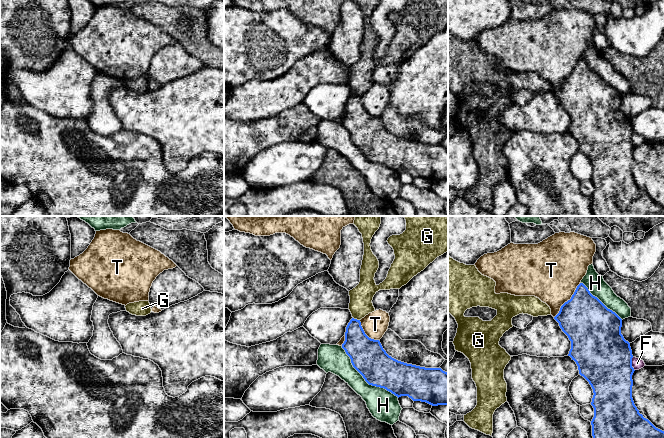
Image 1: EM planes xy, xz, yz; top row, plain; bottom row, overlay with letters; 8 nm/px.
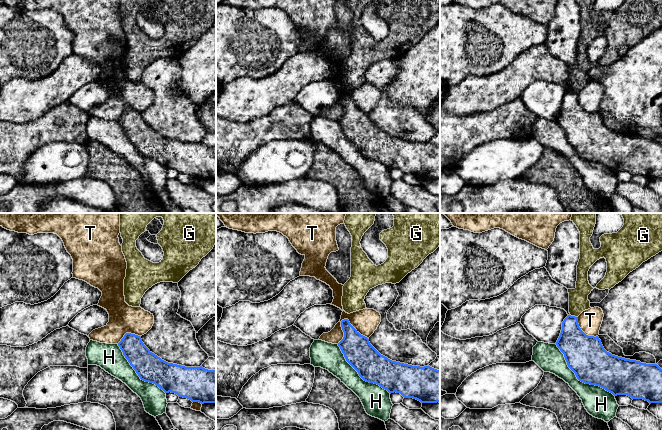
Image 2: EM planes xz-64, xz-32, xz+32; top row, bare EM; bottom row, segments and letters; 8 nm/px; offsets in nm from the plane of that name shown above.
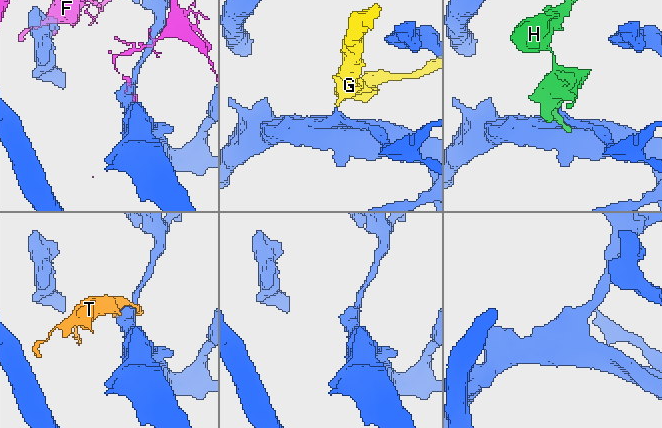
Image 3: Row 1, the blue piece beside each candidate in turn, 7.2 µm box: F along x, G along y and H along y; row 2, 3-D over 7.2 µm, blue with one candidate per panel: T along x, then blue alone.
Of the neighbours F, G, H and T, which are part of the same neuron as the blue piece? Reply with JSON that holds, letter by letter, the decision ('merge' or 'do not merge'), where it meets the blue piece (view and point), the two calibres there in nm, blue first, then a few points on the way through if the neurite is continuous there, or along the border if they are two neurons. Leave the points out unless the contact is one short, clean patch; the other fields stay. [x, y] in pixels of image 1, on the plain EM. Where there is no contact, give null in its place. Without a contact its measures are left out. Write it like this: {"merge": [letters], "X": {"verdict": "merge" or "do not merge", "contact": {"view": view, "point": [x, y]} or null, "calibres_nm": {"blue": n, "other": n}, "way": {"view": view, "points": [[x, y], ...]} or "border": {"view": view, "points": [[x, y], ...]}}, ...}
{"merge": [], "F": {"verdict": "do not merge", "contact": {"view": "yz", "point": [631, 140]}, "calibres_nm": {"blue": 440, "other": 90}}, "G": {"verdict": "do not merge", "contact": {"view": "xz", "point": [356, 95]}, "calibres_nm": {"blue": 240, "other": 180}, "border": {"view": "xz", "points": [[353, 93], [359, 96]]}}, "H": {"verdict": "do not merge", "contact": {"view": "xz", "point": [365, 156]}, "calibres_nm": {"blue": 280, "other": 240}}, "T": {"verdict": "do not merge", "contact": {"view": "yz", "point": [568, 76]}, "calibres_nm": {"blue": 400, "other": 440}}}

